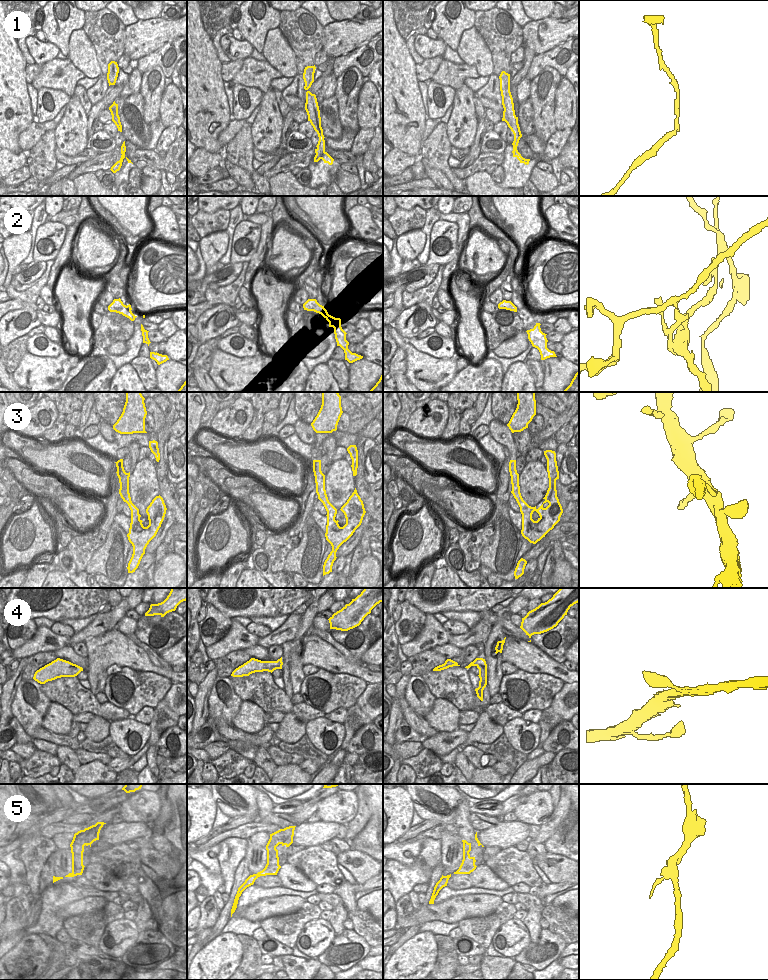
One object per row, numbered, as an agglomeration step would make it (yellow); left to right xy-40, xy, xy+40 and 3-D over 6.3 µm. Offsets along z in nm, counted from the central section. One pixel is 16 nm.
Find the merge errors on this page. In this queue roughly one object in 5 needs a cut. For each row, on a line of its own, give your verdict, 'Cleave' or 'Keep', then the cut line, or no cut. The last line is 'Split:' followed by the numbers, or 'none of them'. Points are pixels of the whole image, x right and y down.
1: Keep. No split
2: Cleave. Split along xy (340, 319), (328, 321)
3: Keep. No split
4: Keep. No split
5: Keep. No split
Split: 2

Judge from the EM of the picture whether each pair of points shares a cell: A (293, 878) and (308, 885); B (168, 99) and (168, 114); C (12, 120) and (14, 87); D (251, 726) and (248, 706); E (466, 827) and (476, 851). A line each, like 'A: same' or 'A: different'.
A: same
B: same
C: same
D: same
E: same

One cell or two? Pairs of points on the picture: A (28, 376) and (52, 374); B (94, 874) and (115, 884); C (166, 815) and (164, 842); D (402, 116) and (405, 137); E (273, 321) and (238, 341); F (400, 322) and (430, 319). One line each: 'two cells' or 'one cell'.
A: one cell
B: one cell
C: one cell
D: one cell
E: two cells
F: one cell

